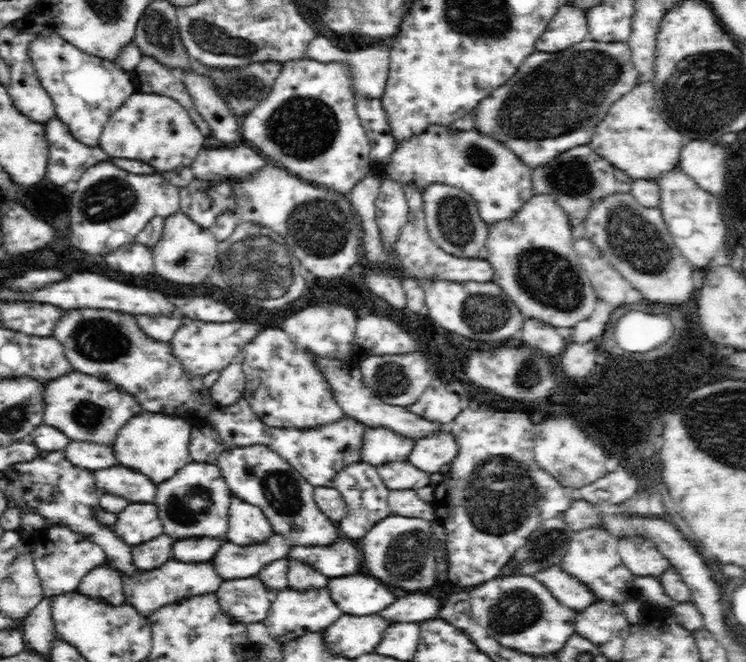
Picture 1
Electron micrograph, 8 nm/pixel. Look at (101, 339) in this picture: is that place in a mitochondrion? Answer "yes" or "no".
yes

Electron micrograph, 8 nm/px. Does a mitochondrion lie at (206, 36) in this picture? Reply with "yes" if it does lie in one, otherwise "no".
yes

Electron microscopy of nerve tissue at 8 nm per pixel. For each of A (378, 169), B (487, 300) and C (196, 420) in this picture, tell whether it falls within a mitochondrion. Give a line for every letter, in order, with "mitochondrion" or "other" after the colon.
A: other
B: mitochondrion
C: other

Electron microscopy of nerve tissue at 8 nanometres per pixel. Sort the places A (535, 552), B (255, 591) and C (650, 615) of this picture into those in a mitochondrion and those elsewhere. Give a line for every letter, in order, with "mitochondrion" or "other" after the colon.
A: mitochondrion
B: mitochondrion
C: other

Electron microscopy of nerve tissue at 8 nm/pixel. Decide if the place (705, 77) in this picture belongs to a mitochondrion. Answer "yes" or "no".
yes

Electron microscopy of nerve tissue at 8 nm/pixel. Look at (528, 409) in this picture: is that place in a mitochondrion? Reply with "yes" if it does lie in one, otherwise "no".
no

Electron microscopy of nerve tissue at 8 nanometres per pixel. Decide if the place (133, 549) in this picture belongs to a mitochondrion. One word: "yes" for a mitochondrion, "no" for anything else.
no

